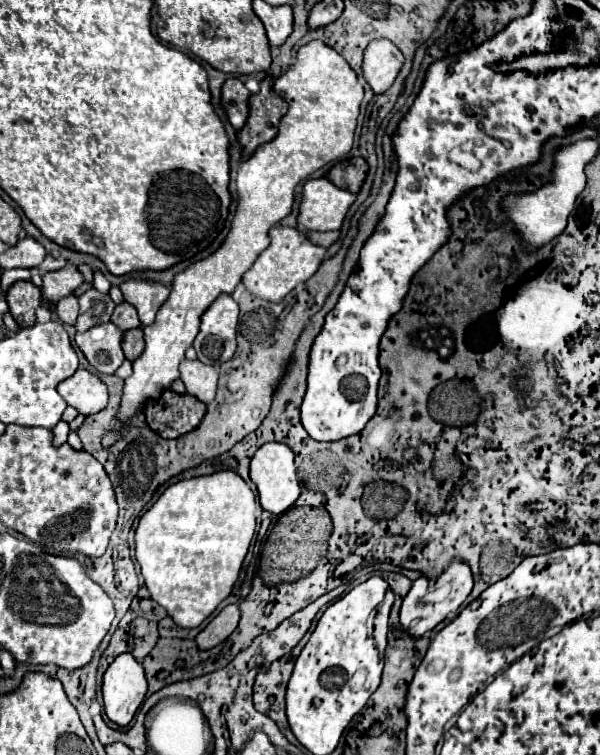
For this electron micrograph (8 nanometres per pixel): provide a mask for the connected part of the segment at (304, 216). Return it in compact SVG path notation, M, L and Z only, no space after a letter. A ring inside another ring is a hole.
M326 177L308 179L302 187L298 227L306 231L338 231L354 201L356 195L338 189Z

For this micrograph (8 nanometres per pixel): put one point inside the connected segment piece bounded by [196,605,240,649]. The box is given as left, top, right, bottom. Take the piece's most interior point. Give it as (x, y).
(225, 622)

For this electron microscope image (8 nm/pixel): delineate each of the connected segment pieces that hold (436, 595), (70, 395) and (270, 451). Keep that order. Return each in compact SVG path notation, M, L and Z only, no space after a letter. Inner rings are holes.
M458 557L444 569L444 573L440 577L436 577L436 579L428 579L424 575L418 577L402 601L400 623L402 623L404 631L408 631L414 637L420 637L426 631L434 629L440 621L444 621L450 615L450 611L456 611L464 603L464 599L472 591L472 585L474 585L474 581L472 581L470 565Z
M82 367L58 385L58 393L68 405L76 407L82 415L94 415L102 411L108 403L106 385Z
M264 443L254 453L250 463L250 479L258 489L258 499L262 509L272 515L282 515L296 503L300 495L300 483L296 479L296 467L294 467L294 453L284 443Z

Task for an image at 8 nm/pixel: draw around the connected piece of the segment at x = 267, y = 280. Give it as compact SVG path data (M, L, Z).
M276 225L270 229L270 247L264 249L260 253L260 257L256 259L256 263L250 267L250 271L246 271L242 275L242 283L244 287L260 297L260 299L266 299L266 301L274 301L278 303L280 299L284 299L298 283L304 283L308 281L316 269L320 267L322 259L326 255L326 249L324 247L316 247L312 245L302 233L298 233L296 229L292 227L282 227L282 225Z

